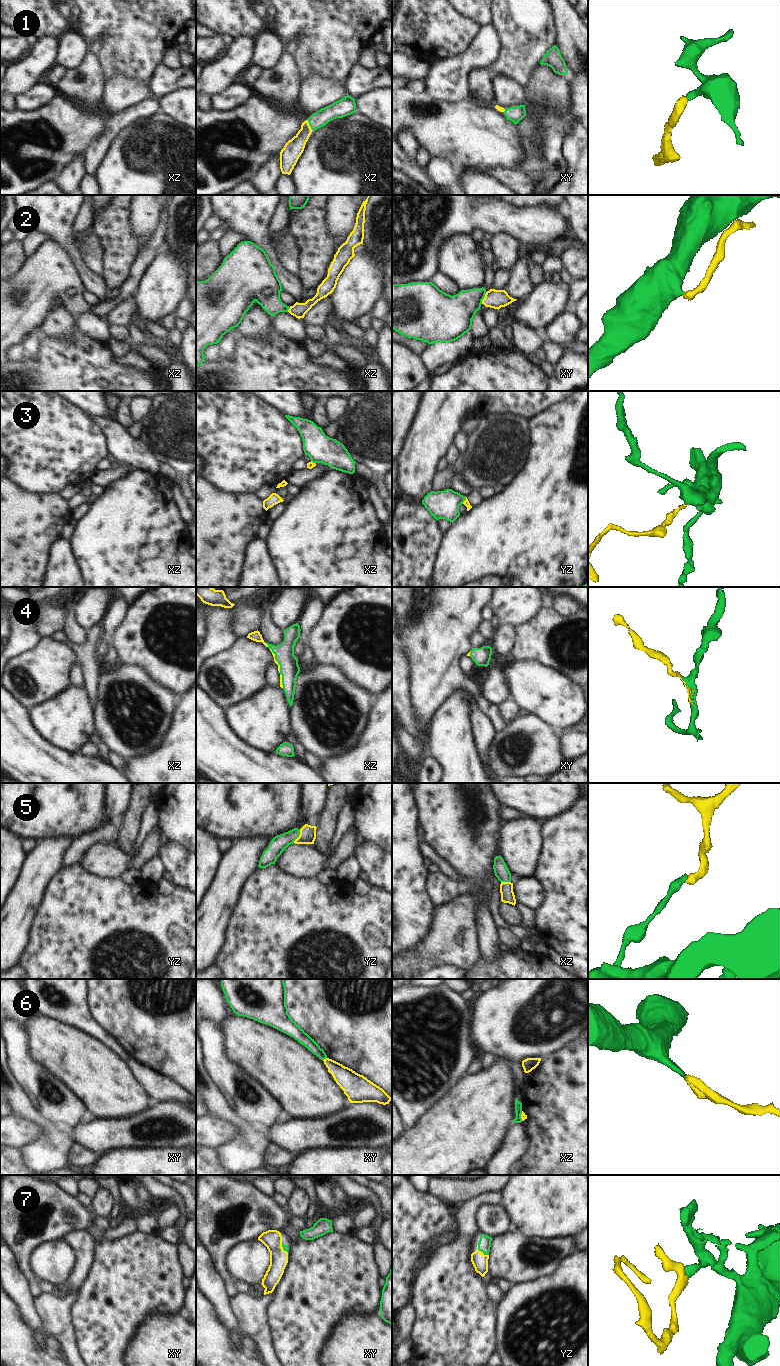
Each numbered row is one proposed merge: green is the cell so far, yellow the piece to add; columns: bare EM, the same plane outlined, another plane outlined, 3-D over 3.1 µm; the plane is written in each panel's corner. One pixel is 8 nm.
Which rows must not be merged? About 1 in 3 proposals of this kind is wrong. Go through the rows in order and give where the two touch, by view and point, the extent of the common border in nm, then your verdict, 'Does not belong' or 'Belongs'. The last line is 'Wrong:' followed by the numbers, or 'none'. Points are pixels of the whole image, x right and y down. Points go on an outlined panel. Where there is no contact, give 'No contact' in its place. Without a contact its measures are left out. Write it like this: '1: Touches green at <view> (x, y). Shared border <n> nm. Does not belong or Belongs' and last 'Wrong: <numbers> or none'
1: Touches green at xz (309, 124). Shared border 90 nm. Belongs
2: Touches green at xy (483, 298). Shared border 100 nm. Does not belong
3: Touches green at yz (465, 499). Shared border 70 nm. Belongs
4: Touches green at xz (279, 664). Shared border 400 nm. Belongs
5: Touches green at yz (298, 836). Shared border 120 nm. Belongs
6: Touches green at xy (324, 1058). Shared border 40 nm. Does not belong
7: Touches green at yz (482, 1251). Shared border 120 nm. Belongs
Wrong: 2, 6.

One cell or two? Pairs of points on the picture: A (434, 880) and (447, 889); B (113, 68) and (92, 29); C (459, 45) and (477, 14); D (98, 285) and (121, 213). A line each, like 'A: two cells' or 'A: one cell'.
A: one cell
B: one cell
C: two cells
D: two cells

